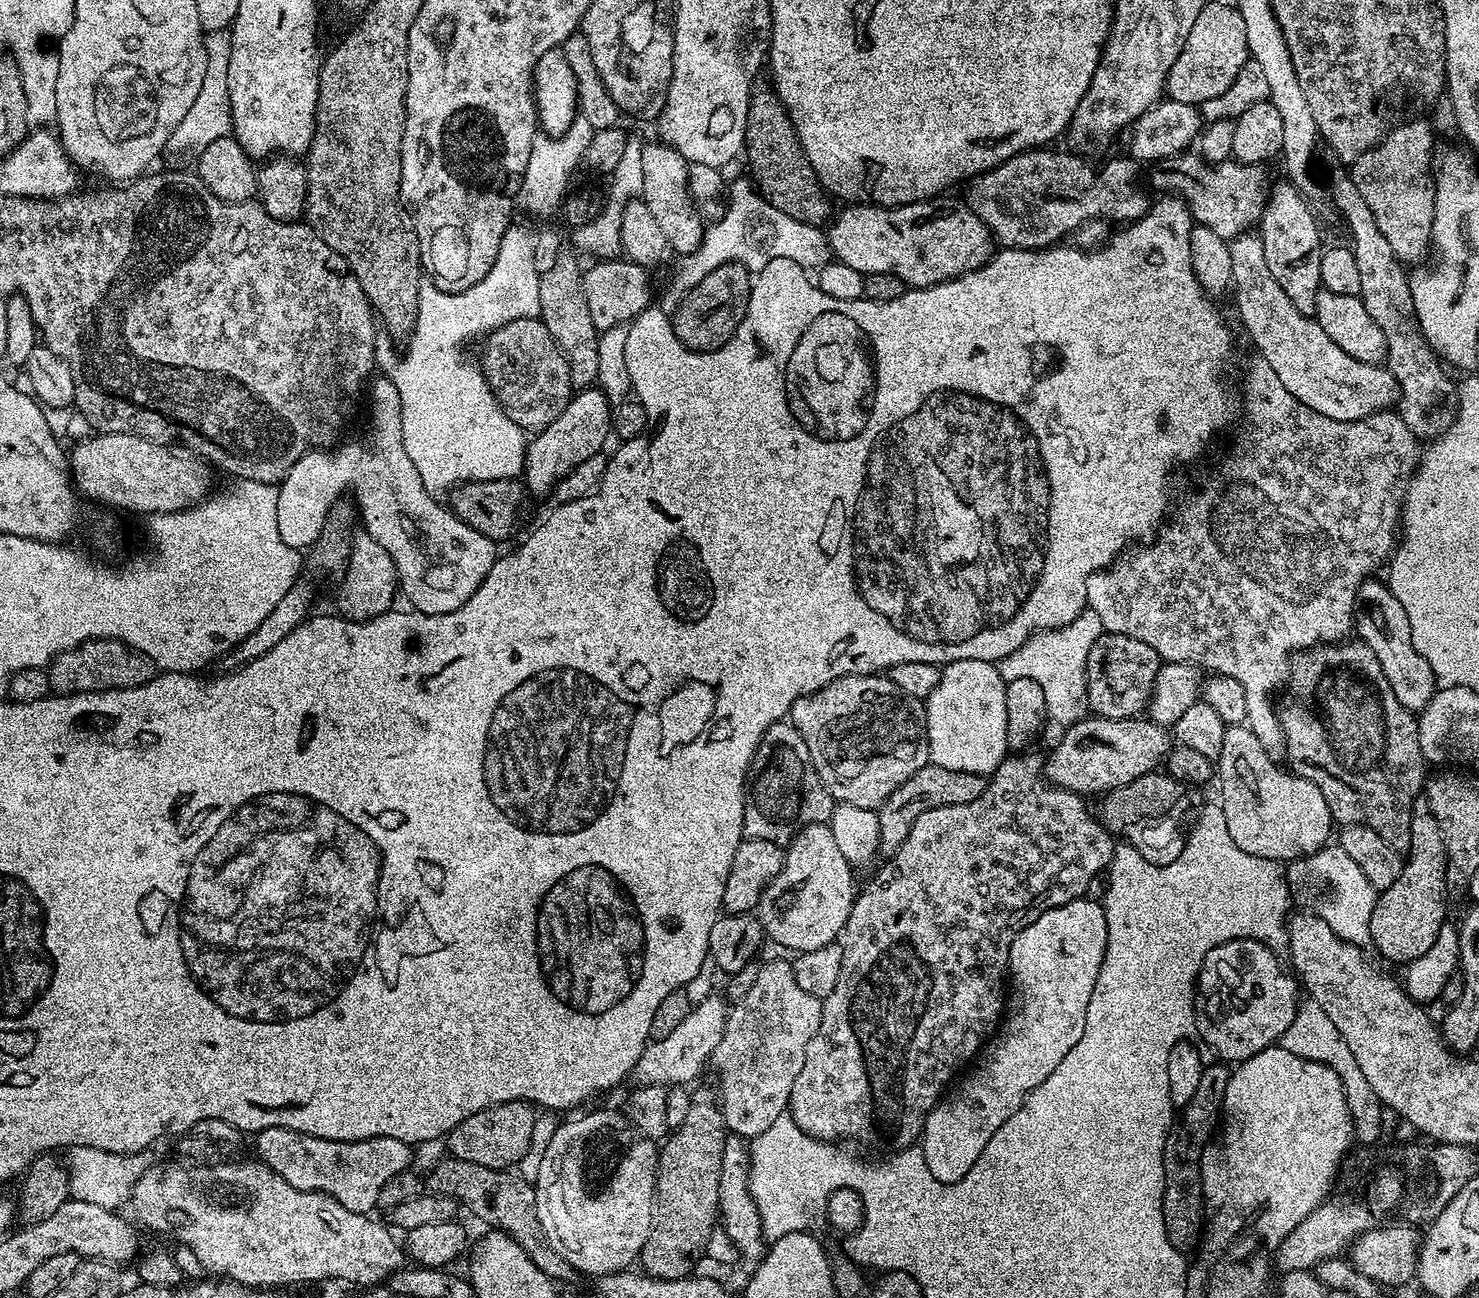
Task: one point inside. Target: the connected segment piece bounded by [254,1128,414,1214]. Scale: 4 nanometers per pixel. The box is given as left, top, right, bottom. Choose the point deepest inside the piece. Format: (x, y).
(352, 1171)

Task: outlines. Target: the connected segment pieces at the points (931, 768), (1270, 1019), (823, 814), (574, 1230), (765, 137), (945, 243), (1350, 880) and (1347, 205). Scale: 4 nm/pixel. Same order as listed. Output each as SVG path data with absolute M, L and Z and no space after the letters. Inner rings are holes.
M929 762L925 768L918 770L918 774L914 774L914 778L898 786L898 790L894 790L894 794L890 794L890 798L886 798L886 802L880 805L878 809L880 852L884 854L897 852L902 842L906 842L906 834L910 834L918 814L947 804L974 802L974 798L978 798L978 794L986 790L988 782L988 776L979 776L962 770L946 770L942 766Z
M1228 940L1222 946L1214 946L1200 967L1200 976L1194 985L1196 1006L1195 1031L1217 1052L1224 1062L1239 1062L1273 1047L1280 1036L1294 1022L1298 995L1295 979L1280 965L1281 957L1261 944L1259 940Z
M791 722L772 724L748 768L744 793L744 835L750 840L787 845L806 826L827 824L834 801L824 788L802 734Z
M604 1108L601 1112L588 1112L585 1116L578 1117L577 1120L566 1121L565 1119L560 1122L557 1130L554 1131L554 1138L551 1139L550 1146L546 1149L546 1154L543 1155L542 1166L539 1167L538 1178L534 1183L538 1198L538 1218L542 1222L542 1230L550 1242L550 1246L554 1246L554 1250L558 1250L558 1254L562 1254L562 1258L566 1258L566 1262L570 1262L577 1272L581 1274L589 1272L592 1278L609 1276L612 1272L625 1271L631 1265L628 1263L631 1260L633 1263L639 1257L648 1232L652 1229L652 1214L656 1203L656 1168L659 1165L660 1153L657 1141L642 1135L639 1128L635 1128L629 1122L623 1111L611 1112L610 1109Z
M753 83L752 97L746 110L746 134L743 155L748 156L750 179L762 199L800 223L824 226L833 215L829 197L820 187L810 162L800 144L784 103L776 97L771 83Z
M948 198L920 200L897 208L866 203L845 207L848 209L826 228L831 255L865 276L888 272L909 289L929 288L978 270L994 255L992 232L967 203L944 199Z
M1338 846L1322 847L1312 855L1296 858L1291 862L1293 864L1289 863L1286 868L1289 885L1305 884L1316 892L1324 892L1320 901L1314 905L1316 915L1323 918L1326 926L1330 926L1330 930L1334 930L1338 938L1367 949L1372 943L1370 914L1376 905L1378 889L1370 886L1370 878L1362 874L1362 866L1358 866L1358 862L1354 862L1354 858L1350 858L1350 854L1346 854L1346 850Z
M1335 167L1329 170L1328 180L1326 176L1326 188L1332 191L1337 210L1344 212L1348 232L1352 235L1350 251L1360 275L1359 297L1366 306L1366 314L1374 318L1386 338L1386 367L1396 379L1398 414L1417 440L1431 442L1456 422L1456 410L1460 407L1457 385L1454 380L1452 384L1451 378L1444 373L1441 357L1420 332L1405 265L1396 257L1394 250L1390 250L1390 242L1386 242L1382 230L1378 230L1374 214L1370 214L1370 206L1366 206L1362 194L1358 194L1358 186L1354 186L1349 169Z

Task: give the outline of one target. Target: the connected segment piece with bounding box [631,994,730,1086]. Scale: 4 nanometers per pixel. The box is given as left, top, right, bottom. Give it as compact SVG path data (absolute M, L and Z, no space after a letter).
M713 994L706 997L693 1007L690 1014L686 1014L686 1018L682 1018L679 1026L674 1026L674 1030L666 1034L664 1040L653 1039L648 1043L642 1050L638 1062L632 1067L631 1079L636 1080L637 1085L691 1085L691 1080L706 1068L714 1052L714 1046L722 1042L722 1034L726 1030L730 1004L723 995L720 996Z

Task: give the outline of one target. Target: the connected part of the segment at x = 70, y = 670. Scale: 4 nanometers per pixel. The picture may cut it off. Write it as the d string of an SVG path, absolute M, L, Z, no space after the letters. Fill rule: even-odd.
M87 640L77 648L66 650L52 659L47 669L48 681L52 686L52 692L56 694L67 694L69 692L105 692L111 688L133 688L150 682L158 675L156 663L146 654L136 652L123 644L121 640Z

